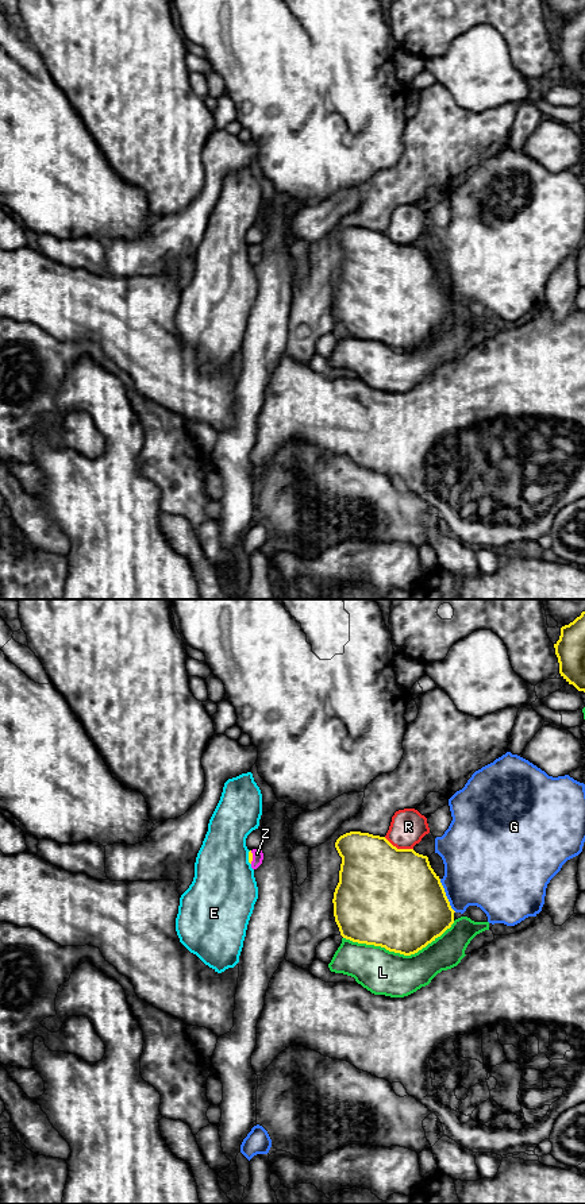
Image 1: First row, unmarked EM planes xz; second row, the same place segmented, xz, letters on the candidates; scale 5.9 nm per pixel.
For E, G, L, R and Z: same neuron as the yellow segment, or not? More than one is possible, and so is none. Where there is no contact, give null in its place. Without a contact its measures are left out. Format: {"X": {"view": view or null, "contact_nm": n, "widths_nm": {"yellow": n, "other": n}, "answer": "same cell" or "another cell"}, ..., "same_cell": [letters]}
{"E": {"view": "xz", "contact_nm": 90, "widths_nm": {"yellow": 30, "other": 380}, "answer": "another cell"}, "G": {"view": "xz", "contact_nm": 220, "widths_nm": {"yellow": 500, "other": 420}, "answer": "another cell"}, "L": {"view": "xz", "contact_nm": 650, "widths_nm": {"yellow": 500, "other": 260}, "answer": "another cell"}, "R": {"view": "xz", "contact_nm": 190, "widths_nm": {"yellow": 500, "other": 220}, "answer": "another cell"}, "Z": {"view": "xz", "contact_nm": 80, "widths_nm": {"yellow": 30, "other": 60}, "answer": "same cell"}, "same_cell": ["Z"]}

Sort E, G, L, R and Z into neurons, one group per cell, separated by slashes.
E / G / L / R / Z

